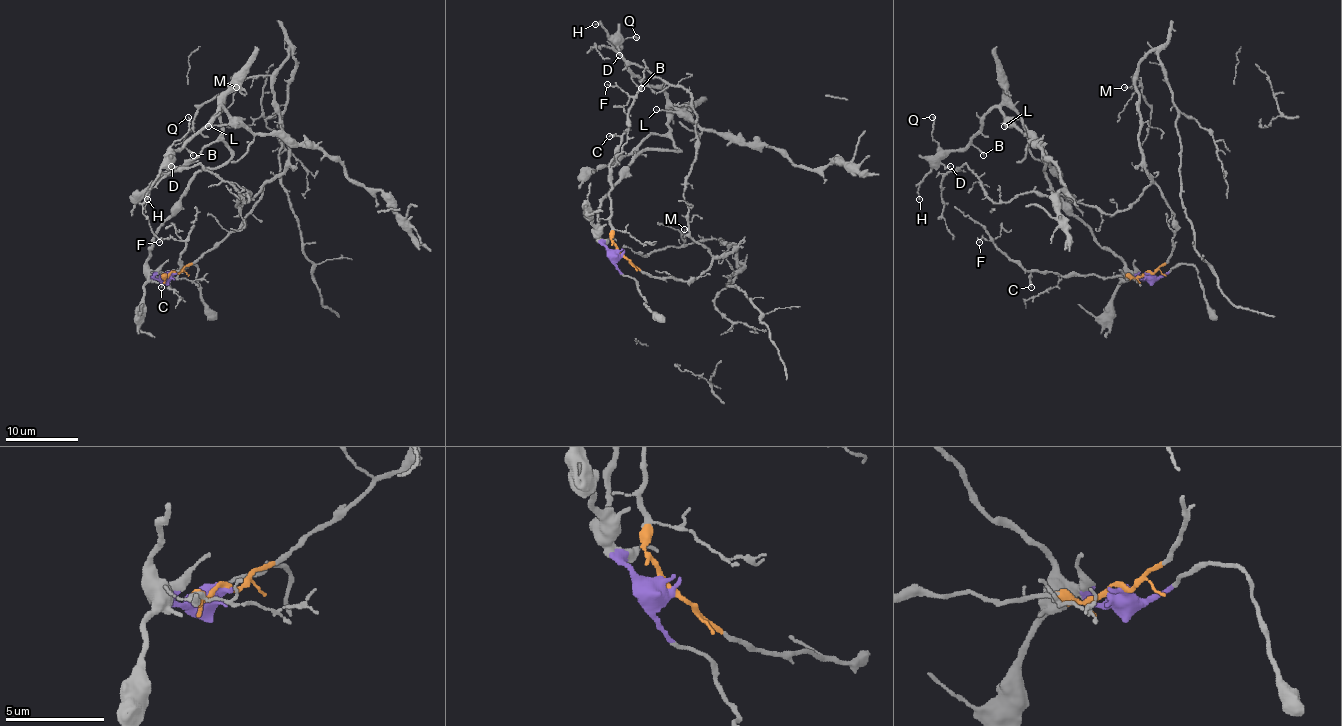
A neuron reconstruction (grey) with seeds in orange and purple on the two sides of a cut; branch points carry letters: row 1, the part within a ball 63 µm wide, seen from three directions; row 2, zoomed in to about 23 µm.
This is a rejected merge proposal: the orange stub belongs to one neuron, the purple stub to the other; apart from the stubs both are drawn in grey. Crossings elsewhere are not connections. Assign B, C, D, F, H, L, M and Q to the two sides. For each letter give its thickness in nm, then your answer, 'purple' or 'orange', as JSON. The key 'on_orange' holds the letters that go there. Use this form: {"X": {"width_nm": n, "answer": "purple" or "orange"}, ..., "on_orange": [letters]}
{"B": {"width_nm": 170, "answer": "purple"}, "C": {"width_nm": 170, "answer": "orange"}, "D": {"width_nm": 170, "answer": "purple"}, "F": {"width_nm": 80, "answer": "orange"}, "H": {"width_nm": 120, "answer": "purple"}, "L": {"width_nm": 110, "answer": "purple"}, "M": {"width_nm": 100, "answer": "orange"}, "Q": {"width_nm": 120, "answer": "purple"}, "on_orange": ["C", "F", "M"]}

